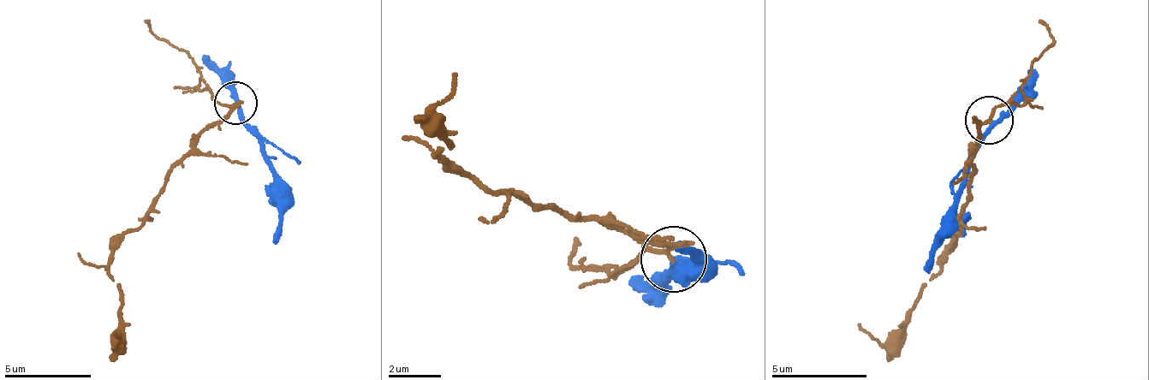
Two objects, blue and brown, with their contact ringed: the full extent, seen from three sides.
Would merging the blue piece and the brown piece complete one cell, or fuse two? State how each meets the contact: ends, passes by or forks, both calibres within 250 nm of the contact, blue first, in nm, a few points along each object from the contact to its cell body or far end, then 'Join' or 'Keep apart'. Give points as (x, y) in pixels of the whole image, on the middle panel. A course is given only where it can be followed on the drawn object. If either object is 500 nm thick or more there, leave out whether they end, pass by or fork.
At the ring blue passes by. At the ring brown forks. Thickness 240 nm (blue) against 150 nm. Course of blue: (675, 264), (699, 263), (686, 268), (693, 255), (675, 247). Course of brown: (675, 257), (612, 224), (494, 196), (448, 168), (439, 139), (436, 109), (452, 72). Keep apart

